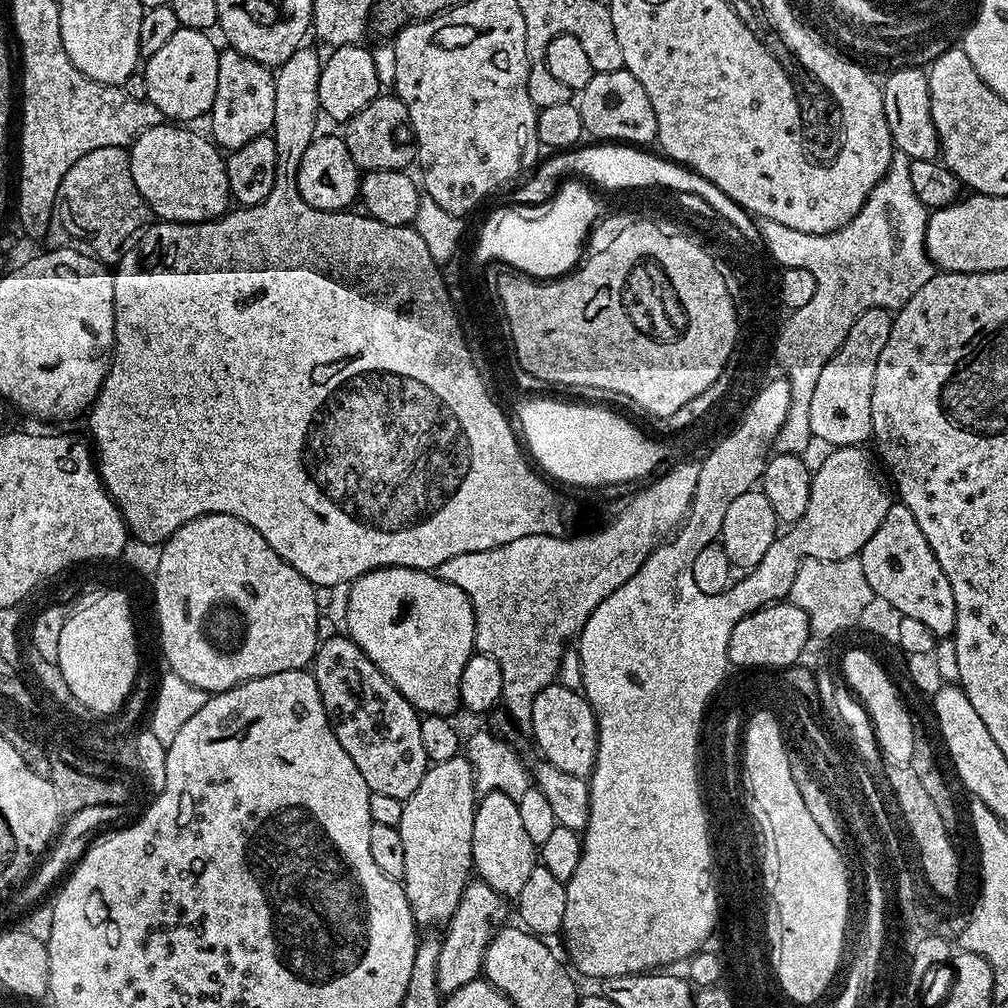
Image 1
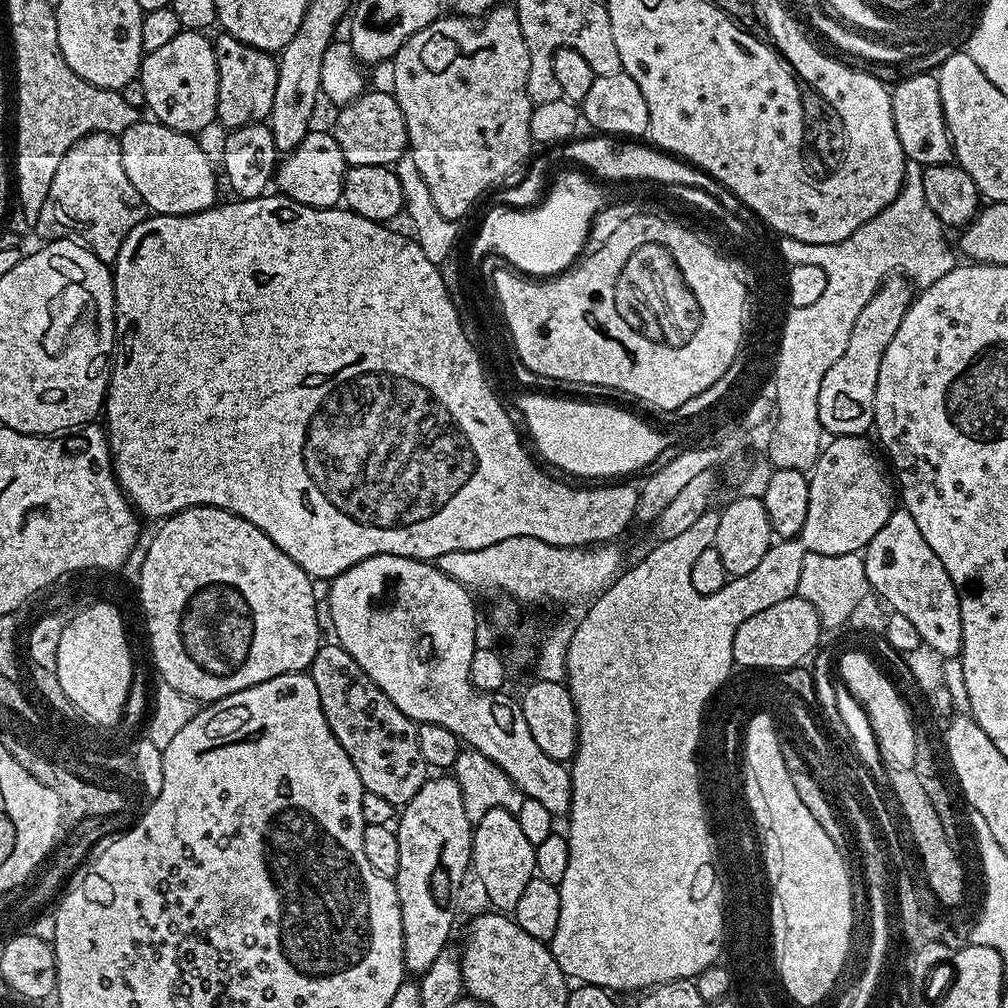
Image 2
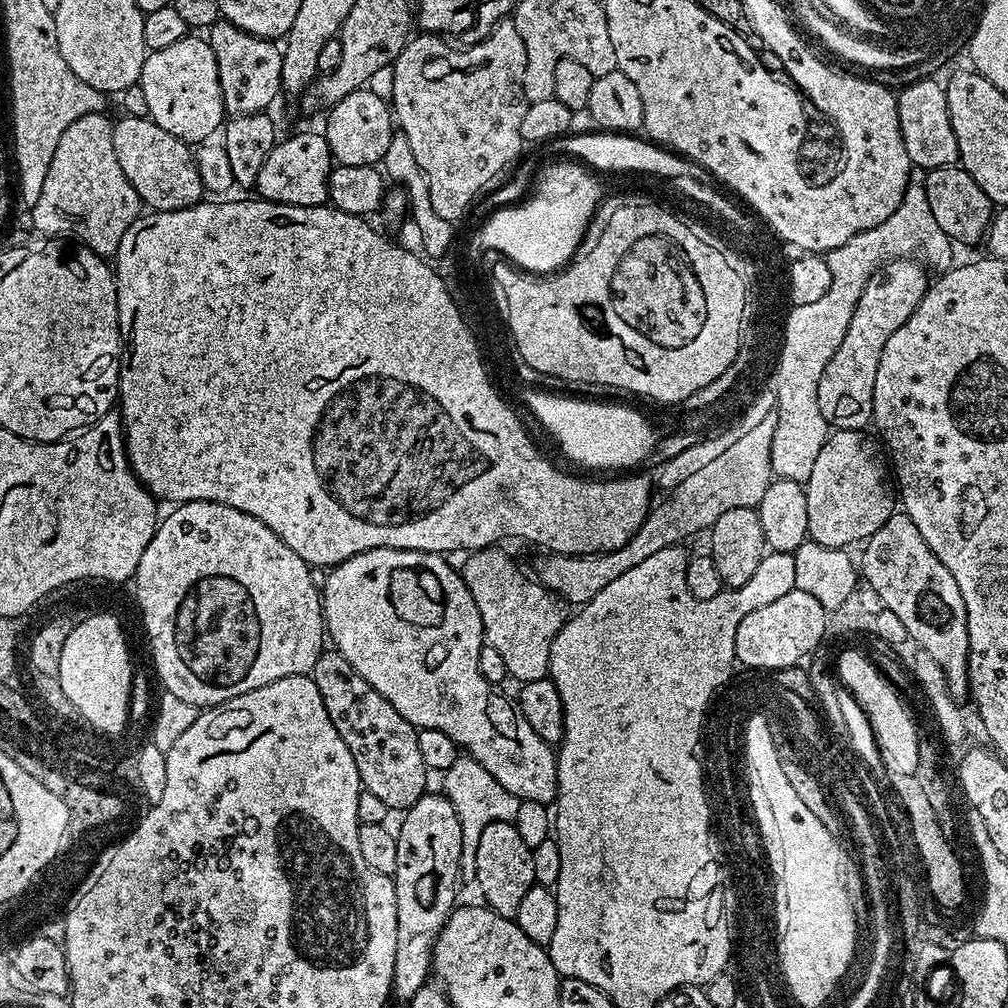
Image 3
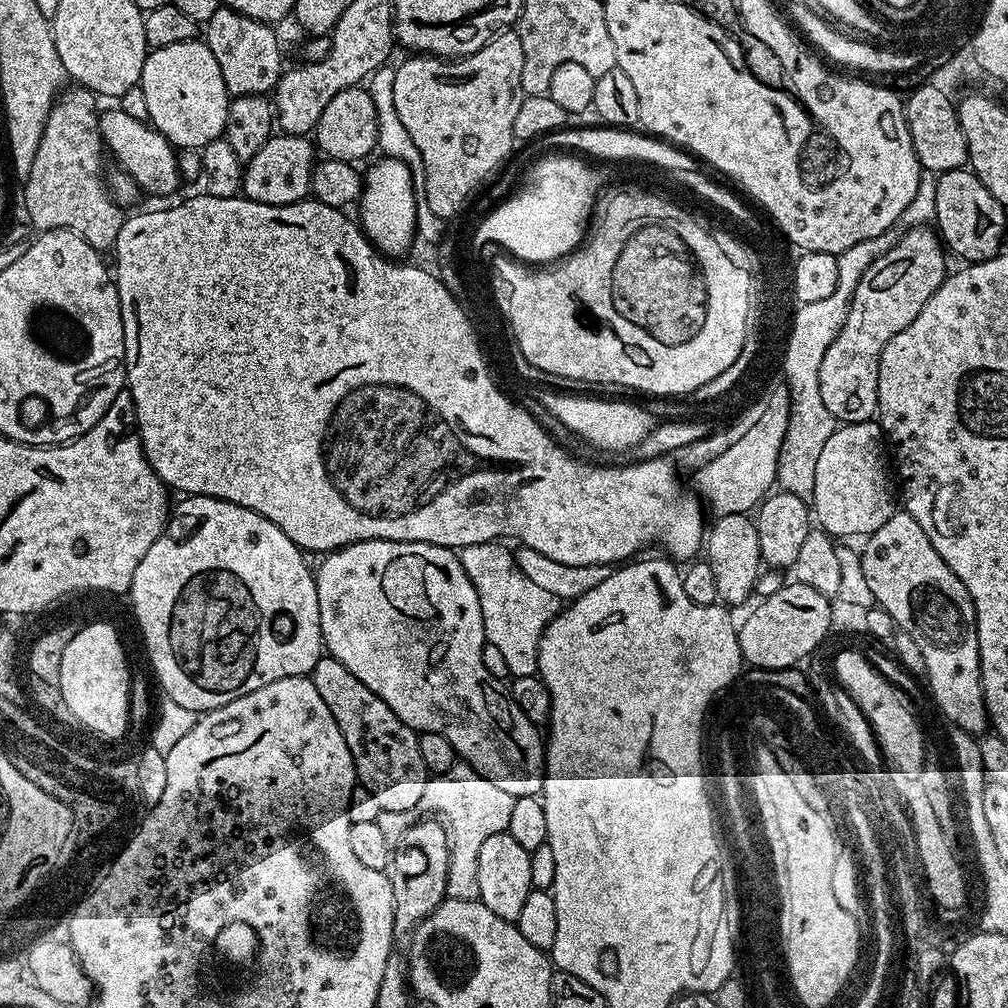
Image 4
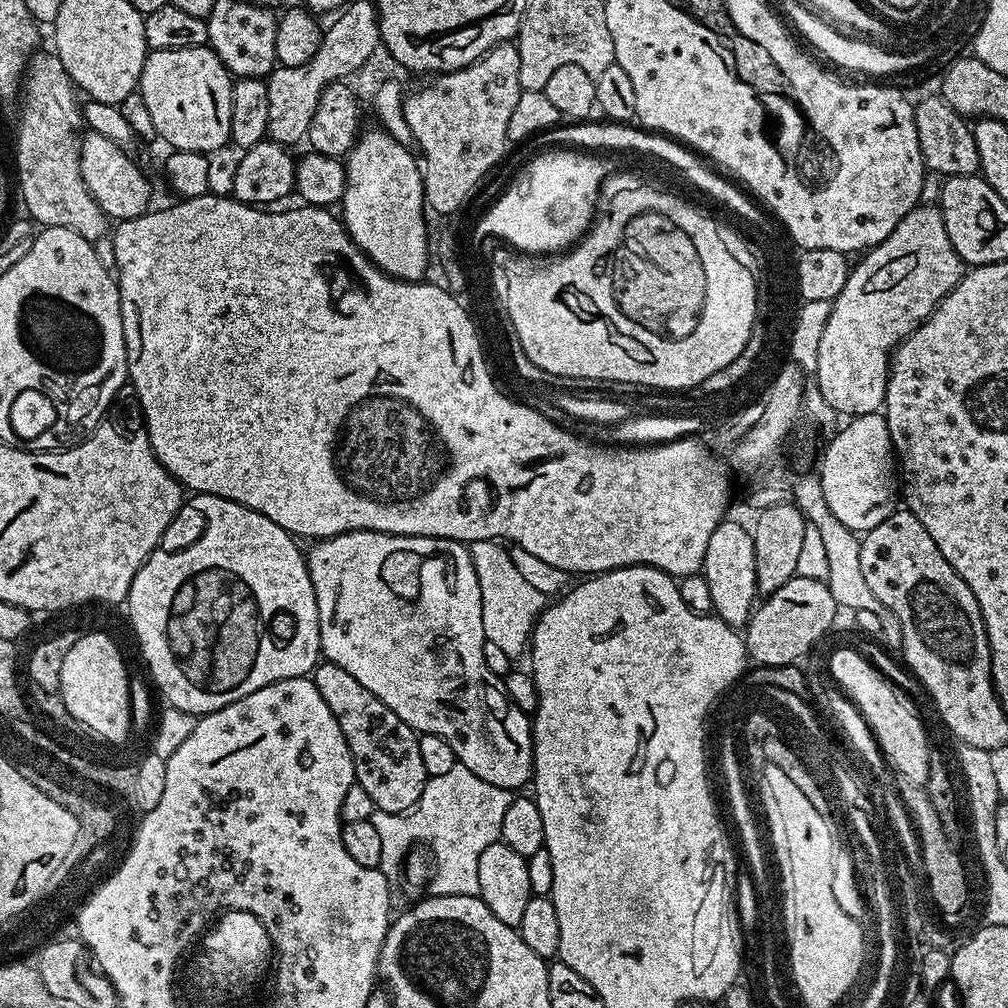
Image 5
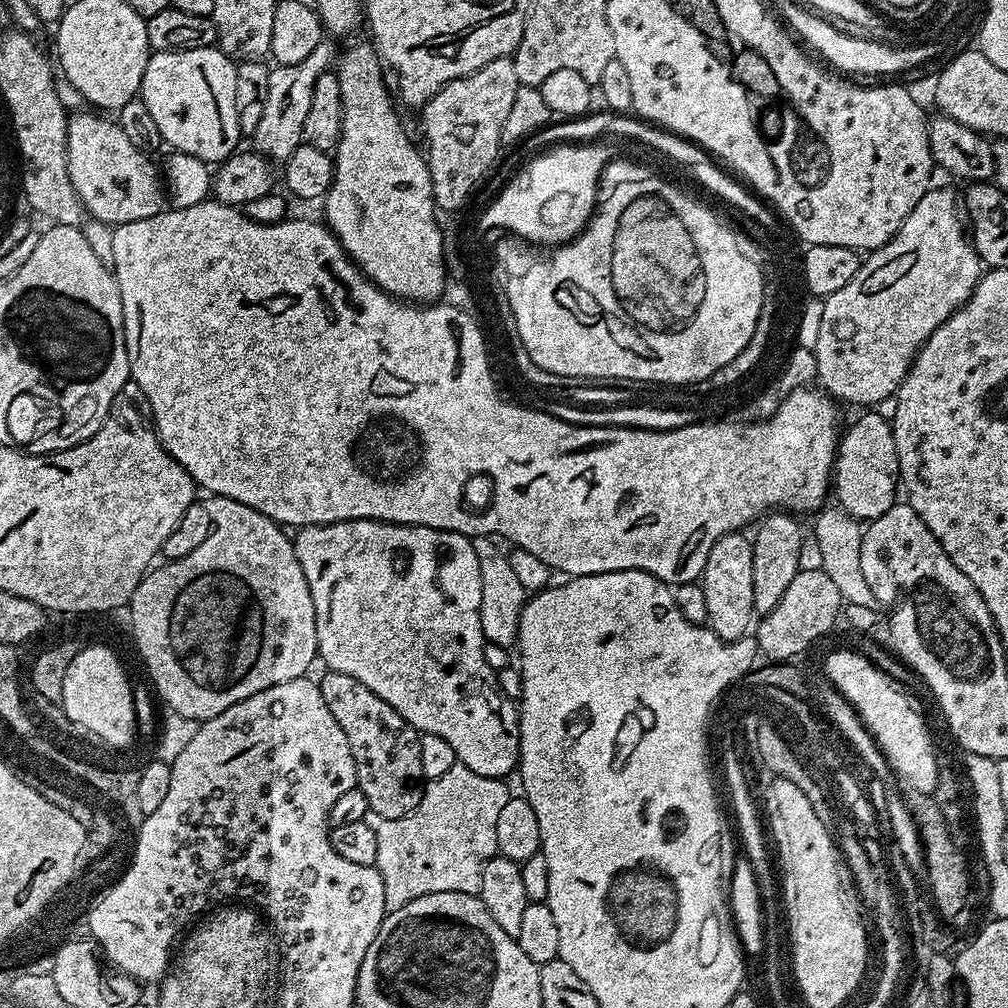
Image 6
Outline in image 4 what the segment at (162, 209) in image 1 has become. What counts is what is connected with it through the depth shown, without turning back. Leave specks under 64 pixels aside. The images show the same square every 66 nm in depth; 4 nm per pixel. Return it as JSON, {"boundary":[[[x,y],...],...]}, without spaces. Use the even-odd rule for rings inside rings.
{"boundary":[[[118,106],[100,112],[100,137],[107,151],[116,158],[117,164],[141,188],[143,193],[166,196],[172,193],[181,181],[178,173],[177,151],[159,131],[147,121],[126,114]]]}

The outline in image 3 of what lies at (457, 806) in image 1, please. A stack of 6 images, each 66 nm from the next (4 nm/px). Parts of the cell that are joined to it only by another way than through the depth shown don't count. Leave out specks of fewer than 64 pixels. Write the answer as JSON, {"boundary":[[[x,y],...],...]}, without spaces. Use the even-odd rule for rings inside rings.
{"boundary":[[[425,794],[403,813],[404,821],[396,832],[398,842],[398,866],[392,877],[394,898],[398,910],[398,943],[394,945],[394,974],[392,975],[393,997],[406,1002],[418,994],[422,985],[429,983],[432,968],[432,947],[436,944],[438,934],[444,928],[452,909],[457,907],[456,883],[462,880],[460,859],[462,858],[462,826],[454,806],[443,794],[431,796]]]}

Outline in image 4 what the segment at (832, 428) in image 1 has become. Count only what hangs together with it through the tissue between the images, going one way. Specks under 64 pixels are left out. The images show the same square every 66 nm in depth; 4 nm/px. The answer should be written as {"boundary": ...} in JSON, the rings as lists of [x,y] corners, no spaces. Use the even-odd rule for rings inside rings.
{"boundary":[[[912,226],[907,231],[908,233],[901,240],[899,237],[893,243],[890,250],[886,250],[886,254],[879,256],[868,267],[866,274],[862,274],[852,295],[846,318],[838,334],[830,342],[830,350],[826,350],[826,358],[822,358],[822,370],[820,371],[822,402],[826,402],[826,410],[830,410],[832,417],[840,424],[857,424],[876,416],[878,366],[886,342],[890,342],[894,334],[906,330],[906,326],[910,326],[910,322],[918,318],[918,310],[922,310],[922,306],[930,302],[930,294],[934,294],[934,290],[938,290],[938,286],[944,281],[946,248],[939,235],[928,226]]]}

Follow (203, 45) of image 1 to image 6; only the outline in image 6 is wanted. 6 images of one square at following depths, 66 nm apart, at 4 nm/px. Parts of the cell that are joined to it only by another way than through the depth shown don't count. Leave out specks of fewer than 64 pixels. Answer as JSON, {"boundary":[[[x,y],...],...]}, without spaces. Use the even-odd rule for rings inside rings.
{"boundary":[[[219,47],[211,48],[191,48],[190,50],[178,50],[177,52],[152,52],[148,57],[148,65],[146,66],[146,74],[140,83],[138,93],[139,99],[146,102],[146,107],[150,109],[150,115],[154,118],[154,123],[158,125],[160,131],[160,139],[169,149],[185,152],[193,155],[194,158],[204,160],[209,166],[219,165],[228,159],[237,151],[236,143],[242,140],[240,135],[240,127],[238,126],[238,110],[234,106],[234,82],[236,81],[236,64],[231,56],[227,56],[225,52],[221,52]]]}

